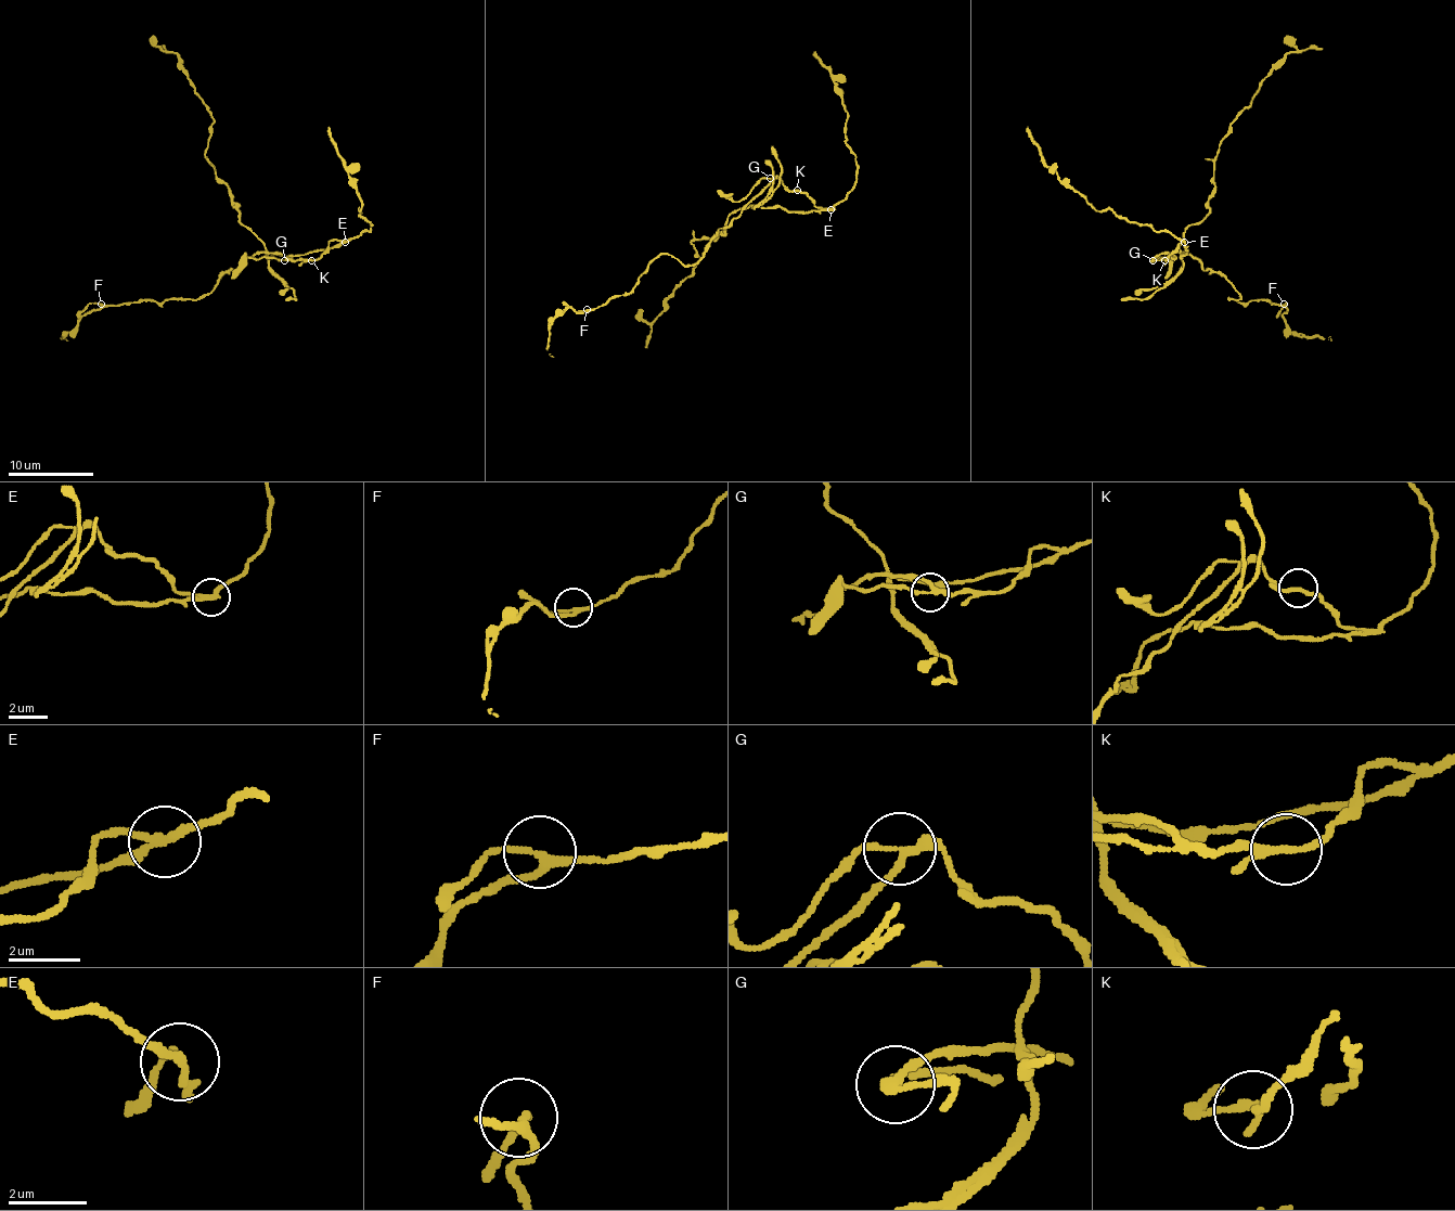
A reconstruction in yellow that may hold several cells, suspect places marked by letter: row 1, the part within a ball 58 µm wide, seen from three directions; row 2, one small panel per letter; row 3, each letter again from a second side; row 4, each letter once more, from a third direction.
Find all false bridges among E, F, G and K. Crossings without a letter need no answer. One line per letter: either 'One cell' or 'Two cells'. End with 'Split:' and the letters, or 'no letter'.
E: Two cells
F: One cell
G: Two cells
K: One cell
Split: E, G

